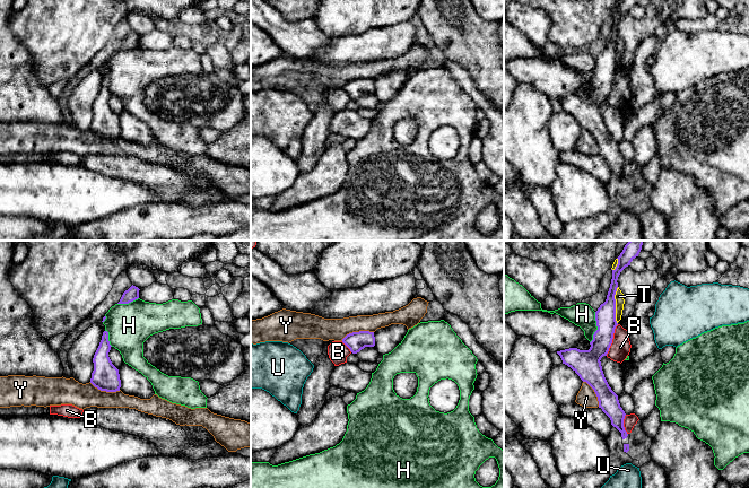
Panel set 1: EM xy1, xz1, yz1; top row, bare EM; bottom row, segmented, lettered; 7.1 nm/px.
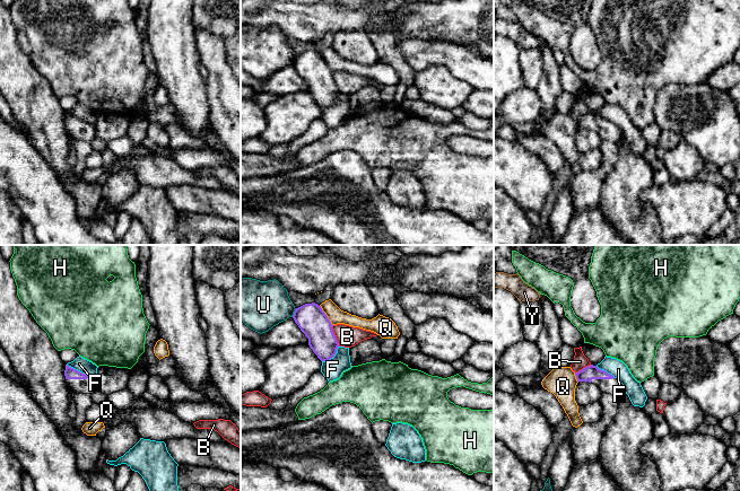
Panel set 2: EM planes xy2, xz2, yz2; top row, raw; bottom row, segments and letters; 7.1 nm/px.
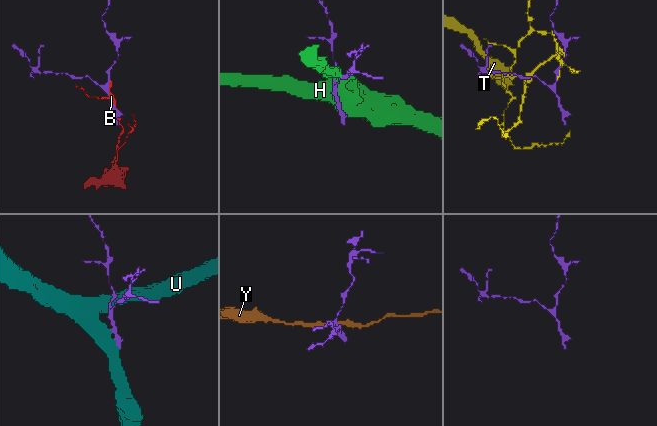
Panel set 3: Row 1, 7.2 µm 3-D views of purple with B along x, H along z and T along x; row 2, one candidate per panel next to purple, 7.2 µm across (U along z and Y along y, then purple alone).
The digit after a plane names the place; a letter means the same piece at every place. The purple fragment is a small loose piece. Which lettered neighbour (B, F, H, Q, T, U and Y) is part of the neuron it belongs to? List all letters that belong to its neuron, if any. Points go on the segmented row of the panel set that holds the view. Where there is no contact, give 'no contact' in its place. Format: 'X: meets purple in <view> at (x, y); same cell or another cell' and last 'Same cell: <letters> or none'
B: meets purple in yz1 at (611, 340); another cell
F: meets purple in xy2 at (79, 371); another cell
H: meets purple in yz1 at (598, 328); another cell
Q: meets purple in xz2 at (325, 315); another cell
T: meets purple in yz1 at (615, 305); another cell
U: meets purple in xz2 at (294, 313); another cell
Y: meets purple in xz1 at (357, 332); another cell
Same cell: none

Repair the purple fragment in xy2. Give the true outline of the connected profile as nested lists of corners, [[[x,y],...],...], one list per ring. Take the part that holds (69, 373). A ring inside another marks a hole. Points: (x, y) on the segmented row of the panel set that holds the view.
[[[66,365],[64,376],[66,383],[75,394],[93,394],[95,392],[95,377],[82,374],[68,365]]]

